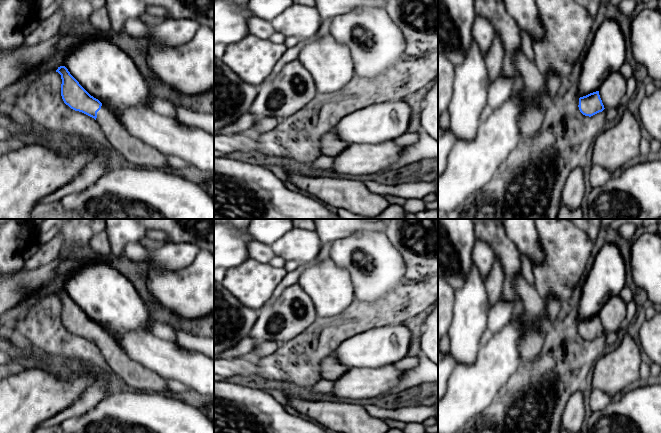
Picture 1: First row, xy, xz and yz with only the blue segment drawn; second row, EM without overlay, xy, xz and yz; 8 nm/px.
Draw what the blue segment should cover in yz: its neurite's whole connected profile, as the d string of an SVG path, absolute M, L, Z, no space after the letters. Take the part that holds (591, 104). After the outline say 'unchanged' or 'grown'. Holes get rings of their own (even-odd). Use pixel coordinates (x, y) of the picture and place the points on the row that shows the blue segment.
M599 91L580 97L578 107L583 115L589 117L602 112L605 109Z; unchanged

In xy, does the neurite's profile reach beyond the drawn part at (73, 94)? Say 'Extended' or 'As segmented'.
Extended

